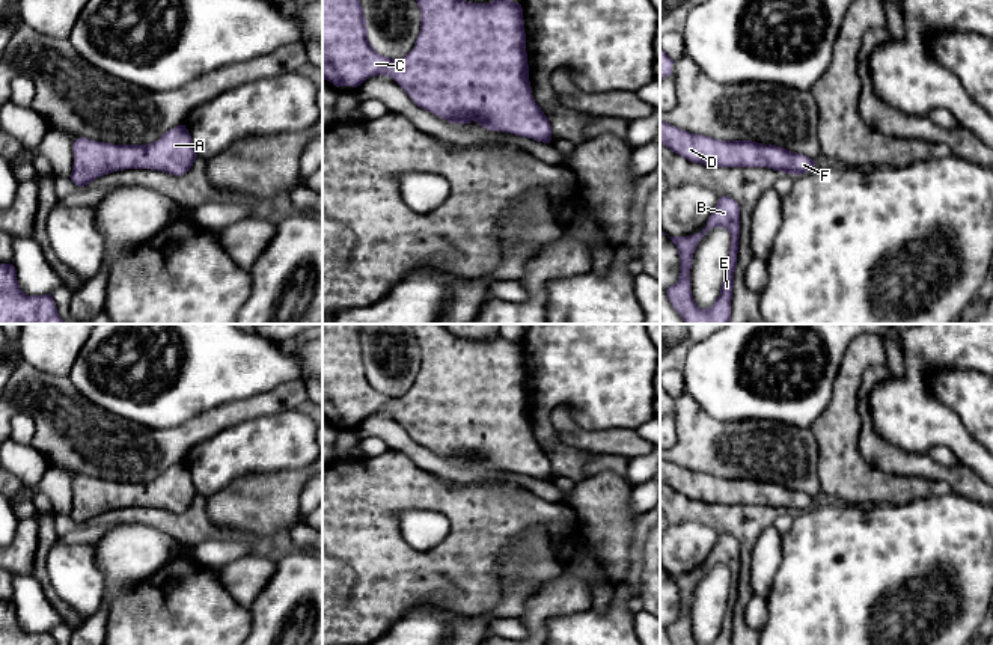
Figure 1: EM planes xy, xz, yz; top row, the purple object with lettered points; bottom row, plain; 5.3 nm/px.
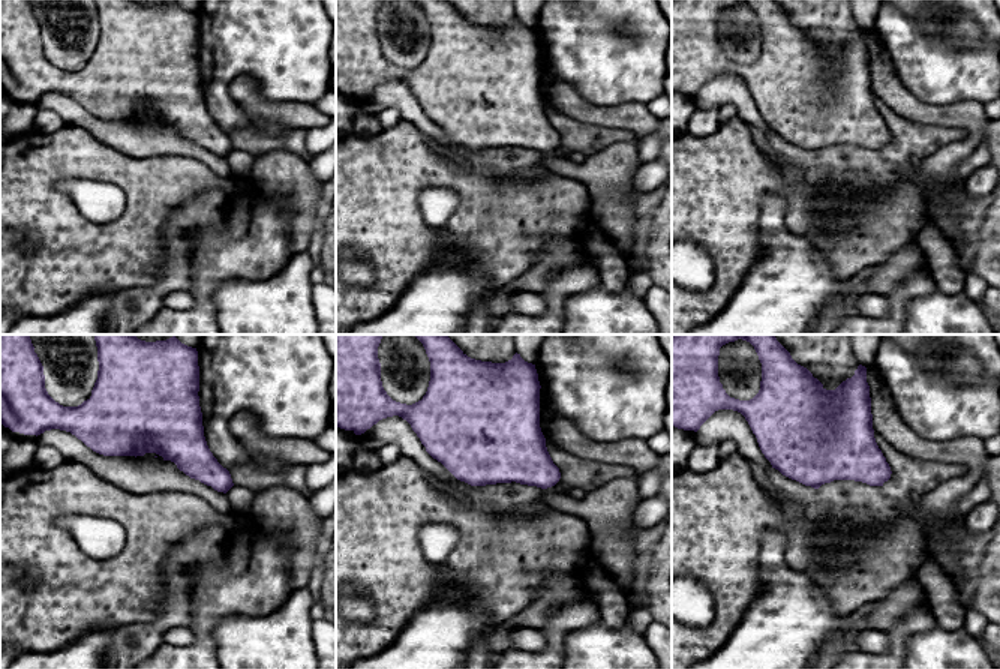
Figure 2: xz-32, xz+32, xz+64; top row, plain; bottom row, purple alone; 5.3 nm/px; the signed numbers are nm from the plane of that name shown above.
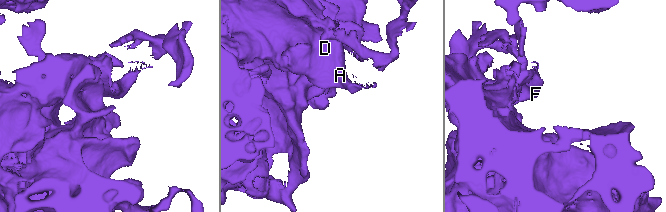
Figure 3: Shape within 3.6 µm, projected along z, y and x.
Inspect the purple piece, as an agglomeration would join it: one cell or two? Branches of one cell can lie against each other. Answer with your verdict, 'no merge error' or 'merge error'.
no merge error

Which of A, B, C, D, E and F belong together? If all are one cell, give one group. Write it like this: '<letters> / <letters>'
A B C D E F

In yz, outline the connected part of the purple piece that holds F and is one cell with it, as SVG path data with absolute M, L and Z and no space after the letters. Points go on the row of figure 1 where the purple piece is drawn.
M660 121L660 143L692 163L717 167L765 167L802 175L814 169L812 158L776 145L752 140L716 140Z

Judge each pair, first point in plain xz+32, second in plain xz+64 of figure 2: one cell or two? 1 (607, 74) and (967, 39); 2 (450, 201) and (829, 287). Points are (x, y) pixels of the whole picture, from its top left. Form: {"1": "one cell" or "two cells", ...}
{"1": "two cells", "2": "one cell"}

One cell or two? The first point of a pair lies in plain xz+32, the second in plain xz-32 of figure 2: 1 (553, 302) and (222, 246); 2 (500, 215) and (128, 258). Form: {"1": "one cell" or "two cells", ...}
{"1": "one cell", "2": "one cell"}

